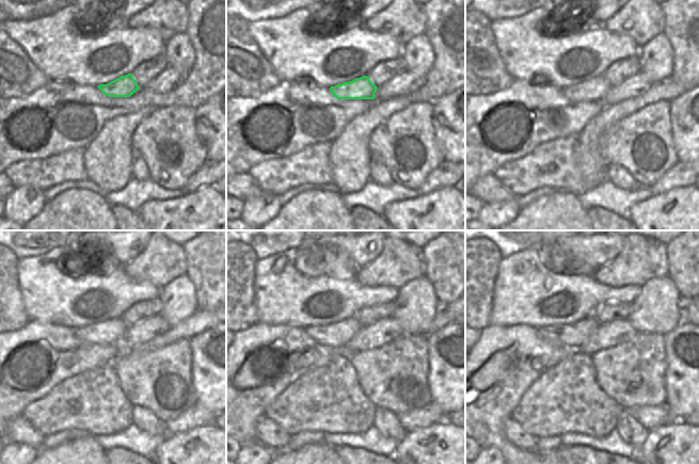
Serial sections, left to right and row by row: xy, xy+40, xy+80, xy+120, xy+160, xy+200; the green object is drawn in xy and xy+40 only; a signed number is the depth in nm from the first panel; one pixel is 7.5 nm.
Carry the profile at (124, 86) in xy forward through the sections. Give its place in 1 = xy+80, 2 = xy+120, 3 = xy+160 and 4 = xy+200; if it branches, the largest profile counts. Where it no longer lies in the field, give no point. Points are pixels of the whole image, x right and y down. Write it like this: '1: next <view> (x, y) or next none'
1: next xy+80 (596, 89)
2: next xy+120 (109, 331)
3: next xy+160 (338, 334)
4: next xy+200 (572, 335)

